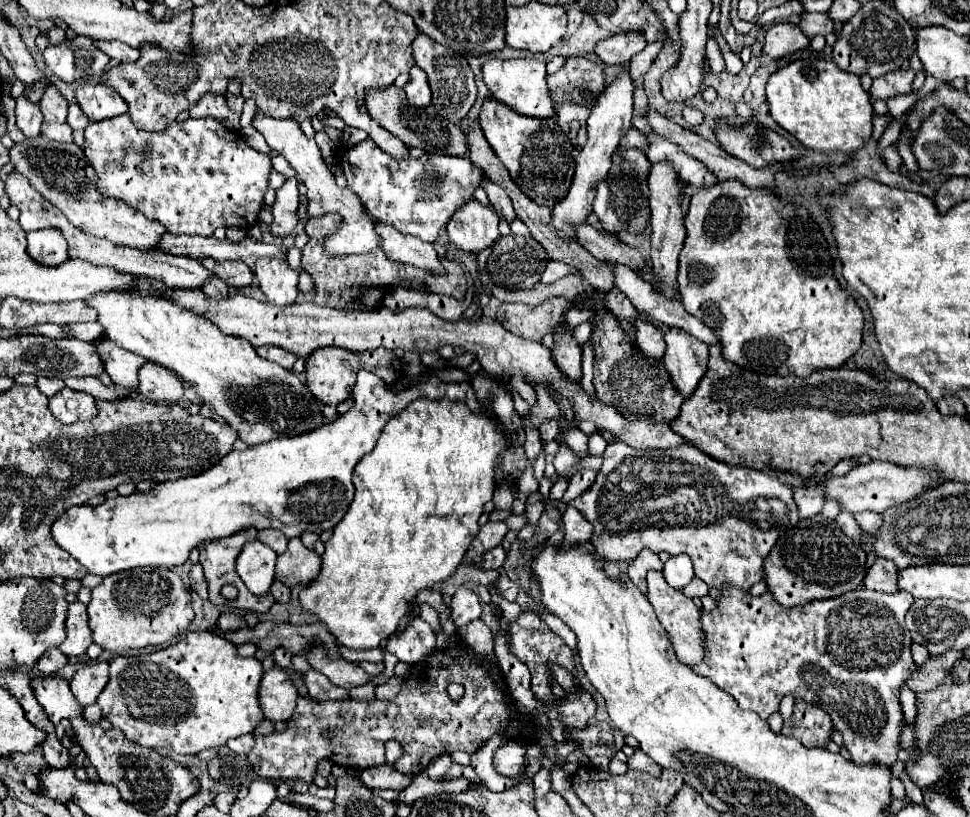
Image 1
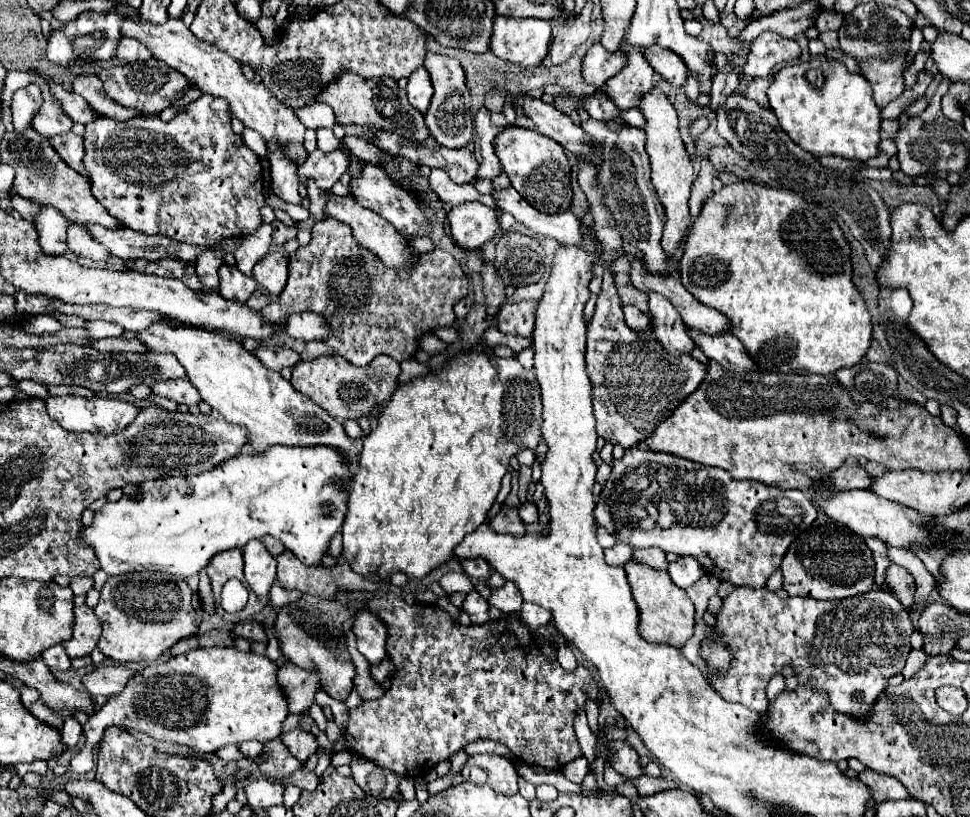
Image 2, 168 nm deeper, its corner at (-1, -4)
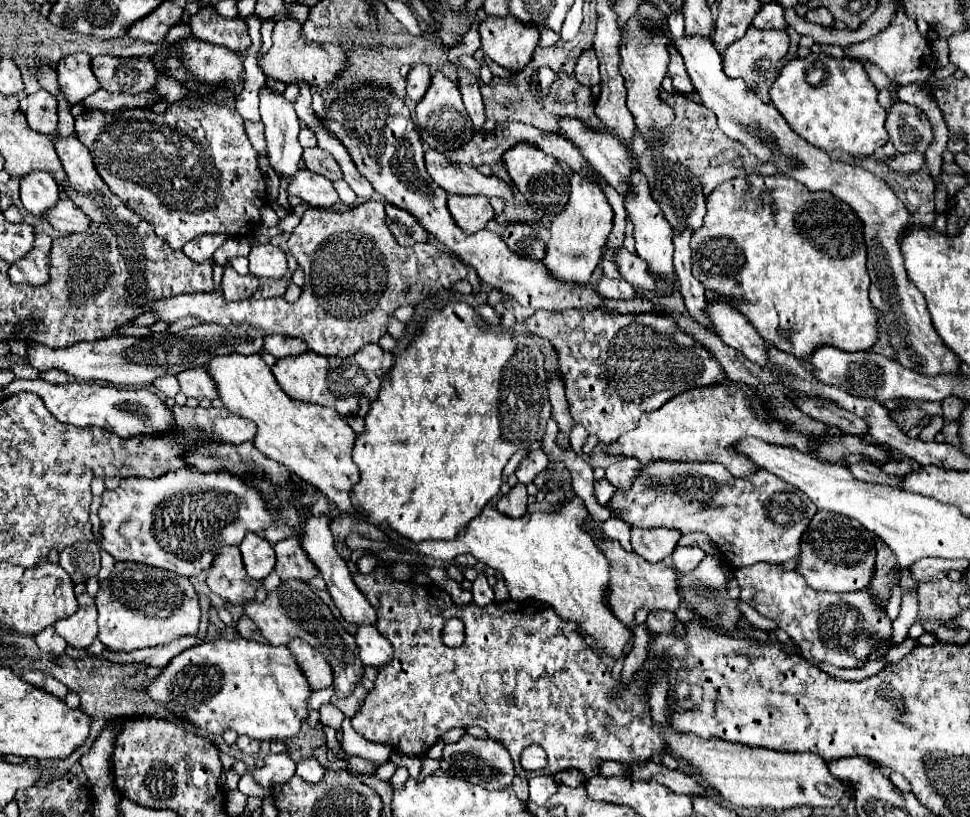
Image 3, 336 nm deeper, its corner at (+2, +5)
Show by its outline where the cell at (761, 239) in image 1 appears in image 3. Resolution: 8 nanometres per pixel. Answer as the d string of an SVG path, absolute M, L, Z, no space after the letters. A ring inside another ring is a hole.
M745 175L745 177L729 179L729 181L721 183L707 197L707 215L705 215L703 225L693 233L691 251L693 251L693 255L691 255L693 277L697 281L701 281L701 285L707 291L719 293L719 297L729 299L739 309L739 313L743 313L747 317L747 321L751 321L751 325L755 327L759 337L763 337L763 341L767 341L775 349L781 349L781 351L795 355L799 359L807 359L811 353L815 353L815 349L819 349L819 345L831 345L831 347L841 349L841 351L867 351L877 341L877 311L867 297L869 275L867 275L867 267L865 267L867 257L865 257L861 221L857 219L857 215L853 213L853 209L849 205L845 205L843 201L837 201L837 197L833 197L827 191L811 193L803 183L793 181L791 177L783 177L783 175L773 175L773 177Z

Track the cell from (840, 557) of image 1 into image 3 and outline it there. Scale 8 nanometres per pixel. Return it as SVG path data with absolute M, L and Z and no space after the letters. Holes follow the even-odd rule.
M819 511L801 537L801 551L795 573L817 591L859 591L869 585L875 567L875 537L859 521Z

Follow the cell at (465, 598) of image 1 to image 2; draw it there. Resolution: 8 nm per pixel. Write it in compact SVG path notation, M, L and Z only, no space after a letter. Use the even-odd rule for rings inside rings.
M472 590L472 592L466 596L462 608L468 610L472 624L482 624L482 622L490 620L490 616L488 616L490 604L488 604L488 600L486 600L484 596L480 596L476 590Z

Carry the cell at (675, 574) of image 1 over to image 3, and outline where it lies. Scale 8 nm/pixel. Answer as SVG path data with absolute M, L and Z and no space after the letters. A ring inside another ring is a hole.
M675 547L673 555L673 565L677 573L693 573L693 569L703 561L703 549L699 547Z

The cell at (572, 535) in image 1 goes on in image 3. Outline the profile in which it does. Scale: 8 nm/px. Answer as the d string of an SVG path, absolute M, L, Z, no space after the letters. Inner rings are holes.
M609 517L609 519L603 523L603 535L605 535L607 539L617 539L617 541L623 545L623 549L631 551L631 543L629 543L631 527L629 527L625 521L621 521L619 517Z

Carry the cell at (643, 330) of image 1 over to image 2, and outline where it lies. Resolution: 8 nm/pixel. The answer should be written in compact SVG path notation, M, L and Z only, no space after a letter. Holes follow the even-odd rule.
M622 306L622 312L624 312L624 318L626 318L626 324L632 328L632 330L650 330L650 320L646 314L642 314L636 306Z

